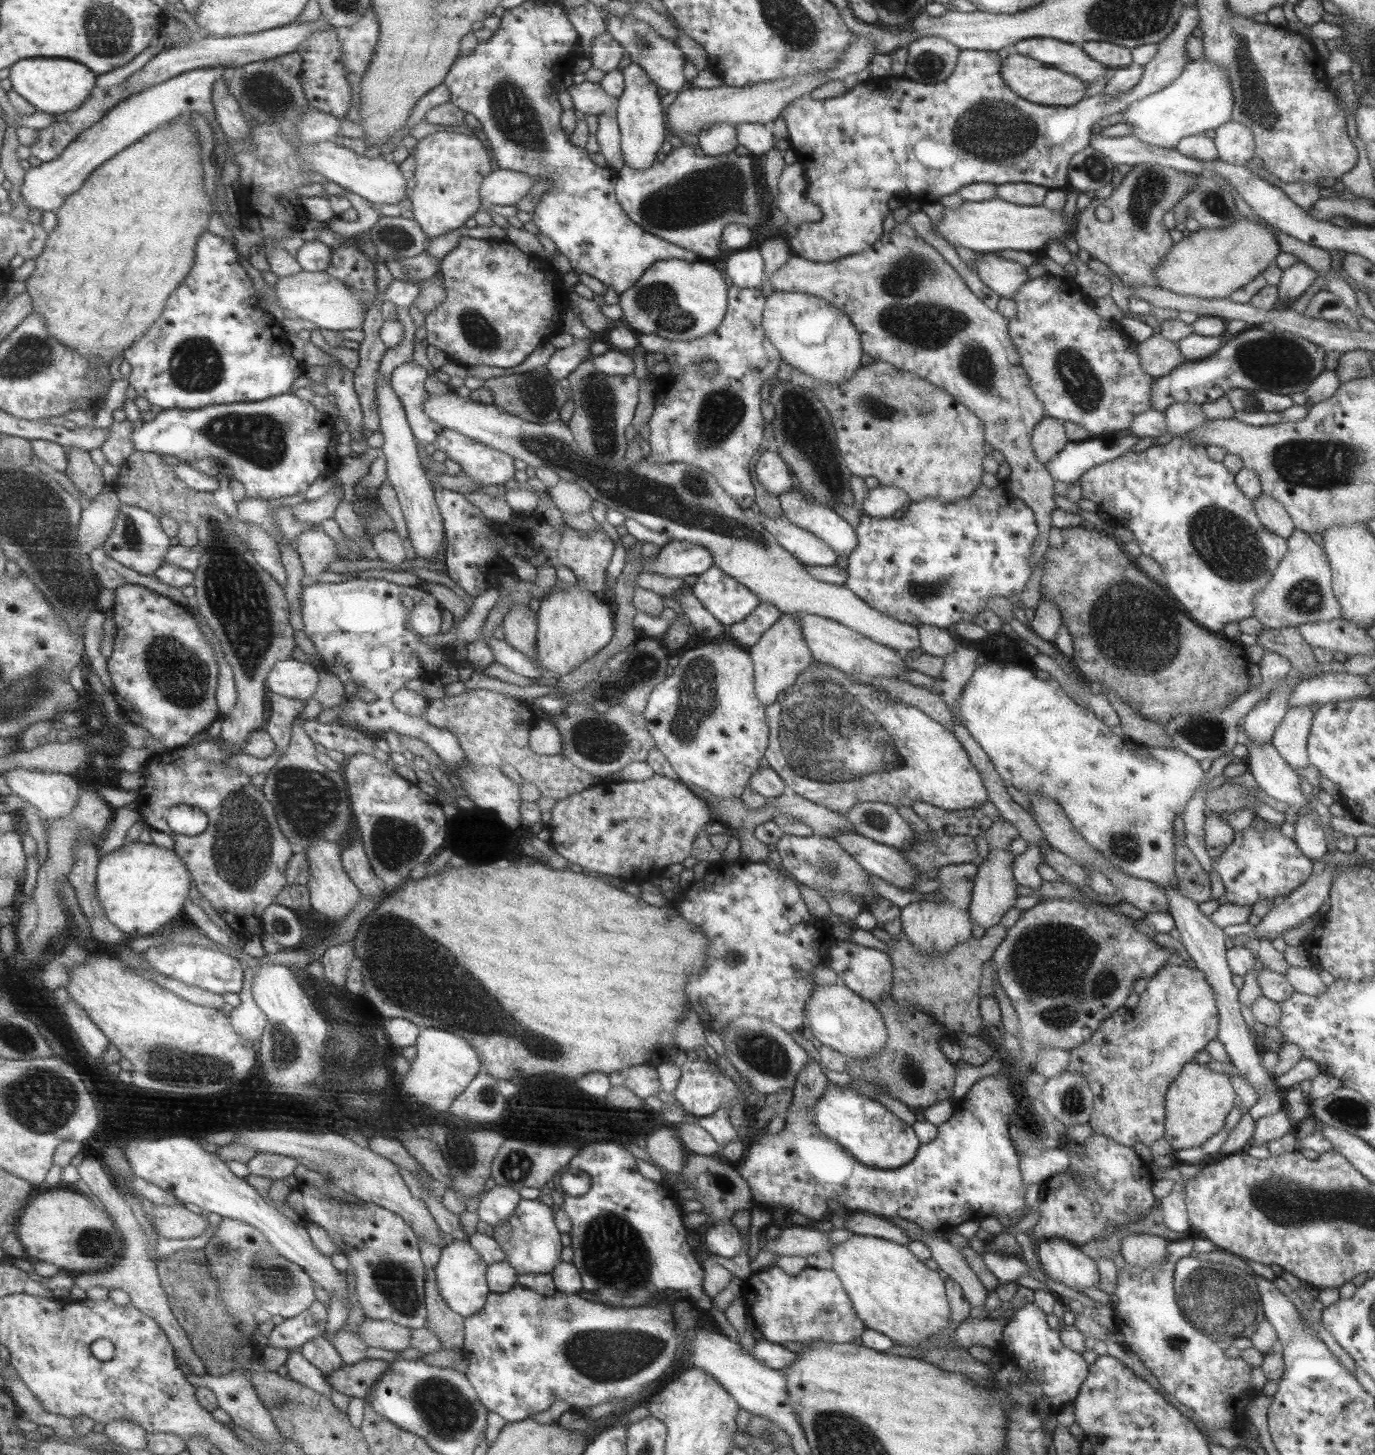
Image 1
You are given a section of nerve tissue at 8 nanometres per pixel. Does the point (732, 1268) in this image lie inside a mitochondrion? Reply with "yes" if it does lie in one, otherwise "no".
no

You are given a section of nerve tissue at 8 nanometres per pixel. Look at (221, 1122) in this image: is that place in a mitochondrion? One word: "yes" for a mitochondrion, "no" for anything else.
no

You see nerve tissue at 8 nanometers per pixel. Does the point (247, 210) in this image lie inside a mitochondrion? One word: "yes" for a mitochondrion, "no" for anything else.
no

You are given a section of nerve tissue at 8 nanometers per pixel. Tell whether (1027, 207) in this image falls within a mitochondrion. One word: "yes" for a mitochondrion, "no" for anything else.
no

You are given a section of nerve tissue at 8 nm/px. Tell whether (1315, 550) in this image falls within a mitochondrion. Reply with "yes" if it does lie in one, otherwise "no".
no

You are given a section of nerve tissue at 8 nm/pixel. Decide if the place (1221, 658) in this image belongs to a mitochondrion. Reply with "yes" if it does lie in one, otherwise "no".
no

